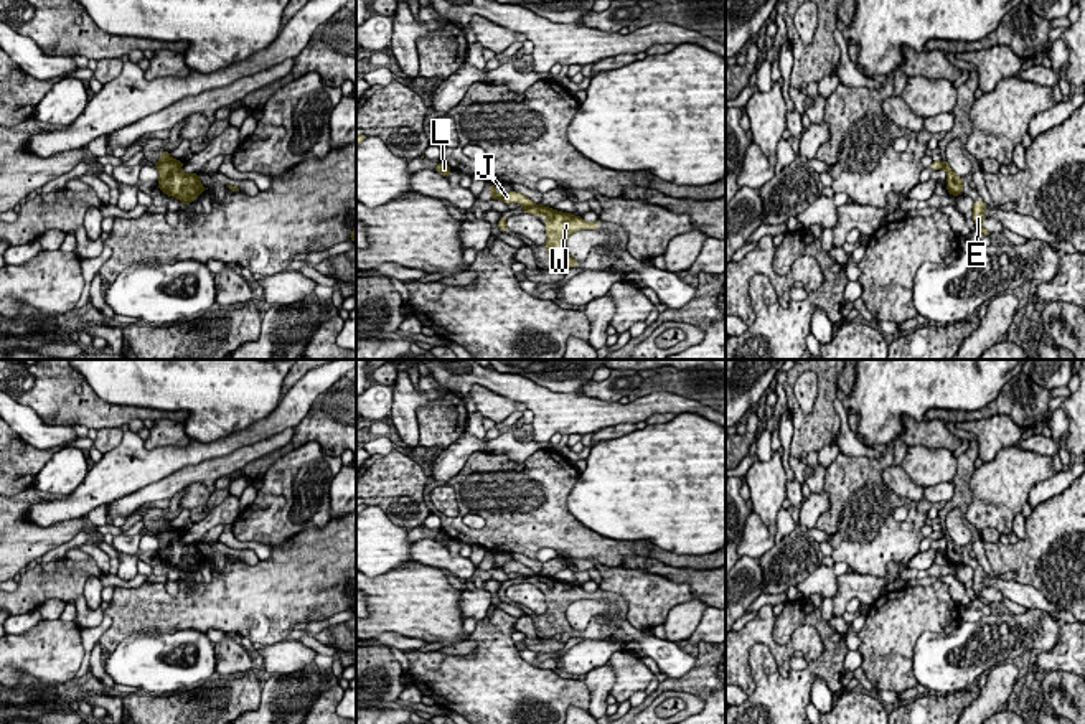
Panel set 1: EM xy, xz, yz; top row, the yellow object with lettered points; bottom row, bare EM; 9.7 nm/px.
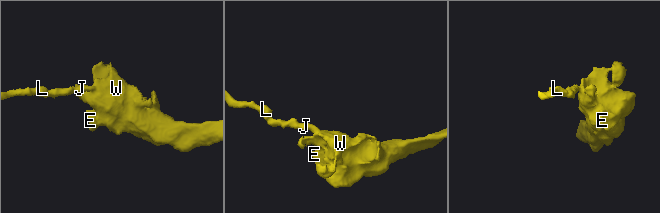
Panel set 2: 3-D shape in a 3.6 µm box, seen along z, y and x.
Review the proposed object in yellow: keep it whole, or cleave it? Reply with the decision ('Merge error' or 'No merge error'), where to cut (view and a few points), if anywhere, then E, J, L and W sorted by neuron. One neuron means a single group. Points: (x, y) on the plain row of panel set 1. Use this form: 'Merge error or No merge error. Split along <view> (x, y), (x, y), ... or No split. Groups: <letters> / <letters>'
Merge error. Split along xz (535, 574), (525, 578). Groups: E W / J L

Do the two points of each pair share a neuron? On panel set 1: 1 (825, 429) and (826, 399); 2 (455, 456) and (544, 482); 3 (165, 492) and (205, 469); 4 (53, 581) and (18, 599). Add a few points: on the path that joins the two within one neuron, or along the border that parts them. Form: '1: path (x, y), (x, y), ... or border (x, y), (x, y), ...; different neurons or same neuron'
1: path (825, 423), (825, 406); same neuron
2: border (485, 451), (475, 451), (455, 475); different neurons
3: path (175, 482), (195, 474); same neuron
4: path (45, 581), (27, 596); same neuron

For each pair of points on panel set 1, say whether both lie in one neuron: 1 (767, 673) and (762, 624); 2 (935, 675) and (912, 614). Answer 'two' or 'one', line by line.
1: two
2: two

